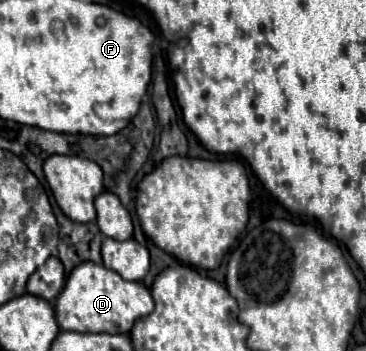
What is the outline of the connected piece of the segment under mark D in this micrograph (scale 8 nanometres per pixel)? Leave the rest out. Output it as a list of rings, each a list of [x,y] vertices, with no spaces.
[[[76,265],[54,303],[56,321],[60,329],[80,333],[130,333],[134,321],[138,317],[148,315],[152,309],[154,301],[144,283],[124,281],[118,273],[112,273],[112,269],[104,265]]]

